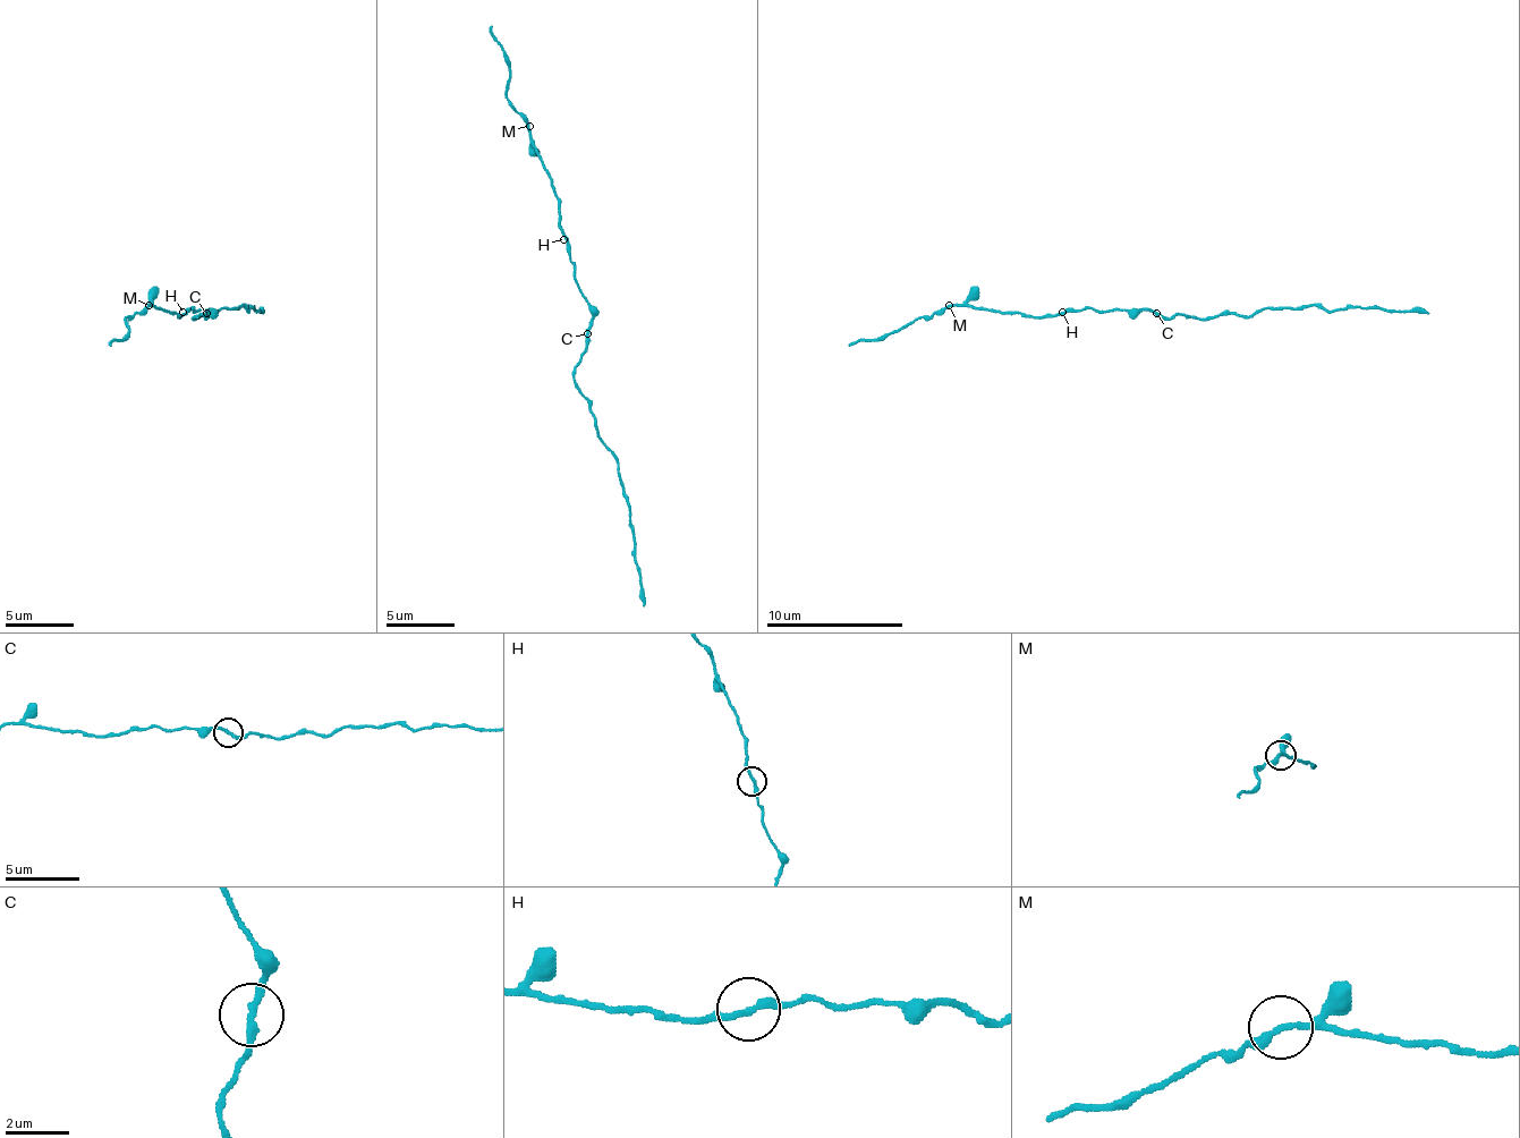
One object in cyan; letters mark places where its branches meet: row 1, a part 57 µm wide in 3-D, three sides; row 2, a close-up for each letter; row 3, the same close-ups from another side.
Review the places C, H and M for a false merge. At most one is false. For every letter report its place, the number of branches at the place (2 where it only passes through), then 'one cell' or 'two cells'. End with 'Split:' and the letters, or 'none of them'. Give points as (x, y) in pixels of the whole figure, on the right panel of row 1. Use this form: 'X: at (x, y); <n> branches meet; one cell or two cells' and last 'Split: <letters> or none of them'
C: at (1156, 313); 2 branches meet; two cells
H: at (1062, 312); 2 branches meet; one cell
M: at (949, 305); 2 branches meet; one cell
Split: C

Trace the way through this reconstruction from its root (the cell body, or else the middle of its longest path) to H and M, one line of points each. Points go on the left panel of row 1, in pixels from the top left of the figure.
H: (211, 308), (187, 308), (183, 312)
M: (211, 308), (190, 308), (179, 316), (149, 305)

